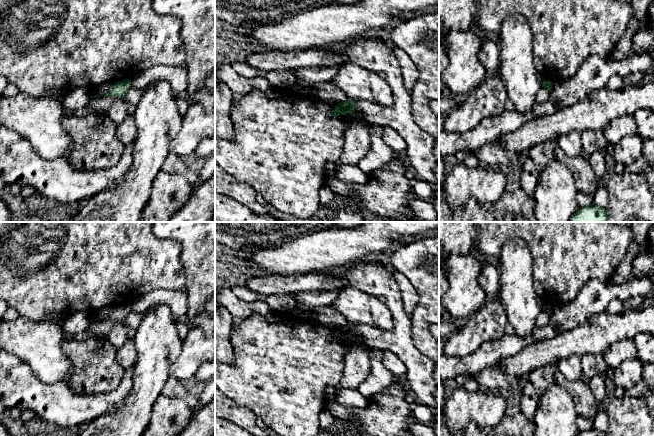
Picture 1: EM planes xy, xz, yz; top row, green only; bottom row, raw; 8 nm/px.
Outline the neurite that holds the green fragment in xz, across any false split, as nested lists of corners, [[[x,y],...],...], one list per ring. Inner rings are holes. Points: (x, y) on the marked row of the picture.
[[[347,99],[346,101],[339,103],[331,111],[330,116],[346,115],[348,113],[355,112],[355,101]]]

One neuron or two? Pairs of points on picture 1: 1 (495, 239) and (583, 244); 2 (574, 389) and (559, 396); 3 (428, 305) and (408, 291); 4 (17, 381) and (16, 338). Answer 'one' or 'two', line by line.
1: one
2: two
3: two
4: two

